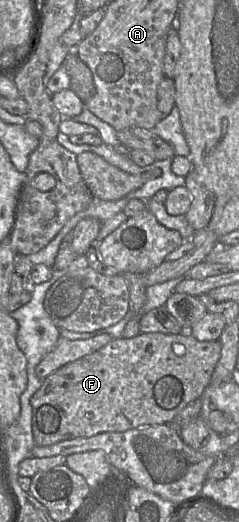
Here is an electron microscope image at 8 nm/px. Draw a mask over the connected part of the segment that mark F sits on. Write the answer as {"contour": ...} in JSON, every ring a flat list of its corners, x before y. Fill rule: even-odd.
{"contour":[[188,331,180,334,140,333,131,338,113,338,107,345,99,350,86,355,74,362,68,363,44,380,41,387,31,398,32,407,32,433,37,446,51,446,61,441,78,438,92,437,104,432,125,432,145,426,171,424,174,418,190,403,201,398,205,388,210,384,211,376,221,357,221,343,217,341,198,341]]}

